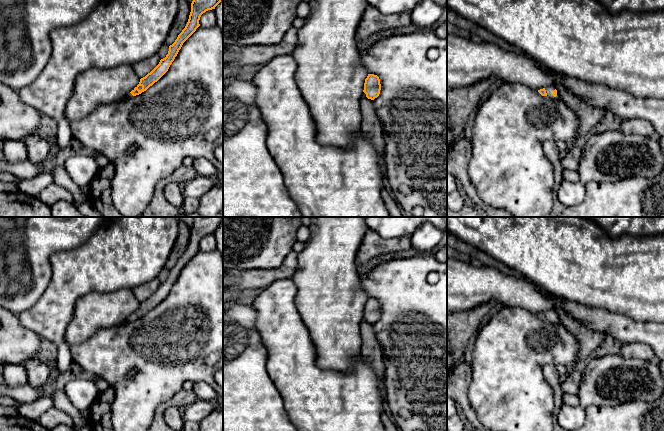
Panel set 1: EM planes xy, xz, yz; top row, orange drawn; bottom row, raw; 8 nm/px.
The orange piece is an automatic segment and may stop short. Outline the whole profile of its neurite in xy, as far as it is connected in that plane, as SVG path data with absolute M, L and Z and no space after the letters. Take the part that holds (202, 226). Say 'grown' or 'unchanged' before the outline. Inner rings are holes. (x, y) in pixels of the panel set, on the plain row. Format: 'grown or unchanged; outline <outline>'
grown; outline M194 217L188 246L182 256L178 259L175 266L169 270L169 275L166 281L161 283L159 288L145 301L141 302L139 308L120 324L131 322L146 315L168 295L183 267L200 250L199 244L201 239L208 234L215 233L215 231L221 226L222 221L223 217Z

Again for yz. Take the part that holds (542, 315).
grown; outline M548 310L546 312L540 313L538 314L538 316L542 319L542 320L547 320L548 322L552 323L552 324L559 324L561 323L559 320L558 315L556 314L556 310Z

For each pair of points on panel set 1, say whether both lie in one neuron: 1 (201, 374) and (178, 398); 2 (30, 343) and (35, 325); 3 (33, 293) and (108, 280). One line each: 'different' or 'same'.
1: different
2: different
3: different

